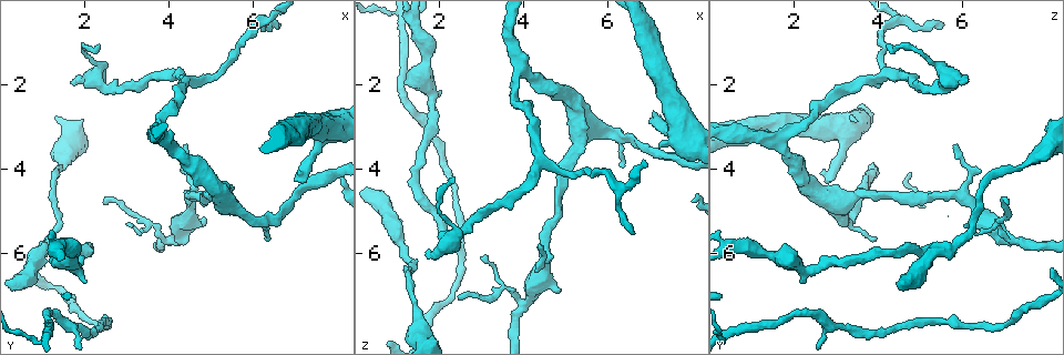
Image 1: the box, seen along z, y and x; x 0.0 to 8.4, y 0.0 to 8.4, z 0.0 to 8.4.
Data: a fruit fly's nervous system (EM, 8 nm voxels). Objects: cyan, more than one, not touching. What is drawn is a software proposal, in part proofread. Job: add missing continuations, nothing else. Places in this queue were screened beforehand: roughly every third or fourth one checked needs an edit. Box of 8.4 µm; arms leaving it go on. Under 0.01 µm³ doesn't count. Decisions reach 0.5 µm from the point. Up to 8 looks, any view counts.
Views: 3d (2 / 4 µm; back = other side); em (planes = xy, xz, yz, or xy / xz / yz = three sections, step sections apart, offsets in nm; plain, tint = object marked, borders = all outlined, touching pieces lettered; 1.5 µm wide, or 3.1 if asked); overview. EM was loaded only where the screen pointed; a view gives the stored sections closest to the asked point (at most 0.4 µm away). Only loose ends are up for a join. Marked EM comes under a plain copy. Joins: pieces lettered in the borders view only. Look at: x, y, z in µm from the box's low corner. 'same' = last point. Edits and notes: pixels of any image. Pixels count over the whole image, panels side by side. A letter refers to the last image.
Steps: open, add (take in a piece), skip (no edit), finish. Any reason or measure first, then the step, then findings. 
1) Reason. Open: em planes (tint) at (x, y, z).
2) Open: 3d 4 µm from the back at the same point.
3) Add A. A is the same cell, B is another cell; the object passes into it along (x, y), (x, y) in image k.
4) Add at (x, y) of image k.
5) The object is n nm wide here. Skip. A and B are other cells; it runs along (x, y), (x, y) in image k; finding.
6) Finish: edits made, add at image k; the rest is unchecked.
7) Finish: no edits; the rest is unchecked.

An open end. Open: 3d 4 µm at (2.15, 6.00, 5.80).

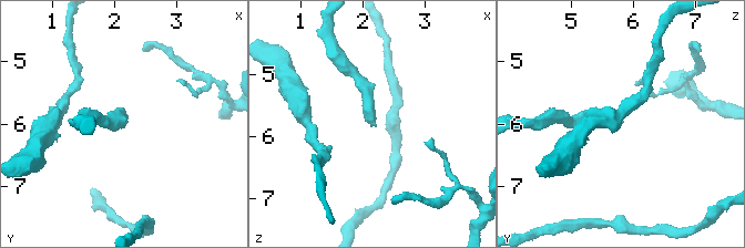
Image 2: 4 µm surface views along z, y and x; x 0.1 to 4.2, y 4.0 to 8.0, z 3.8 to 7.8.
Open: em planes (borders) at (2.15, 6.00, 5.80).

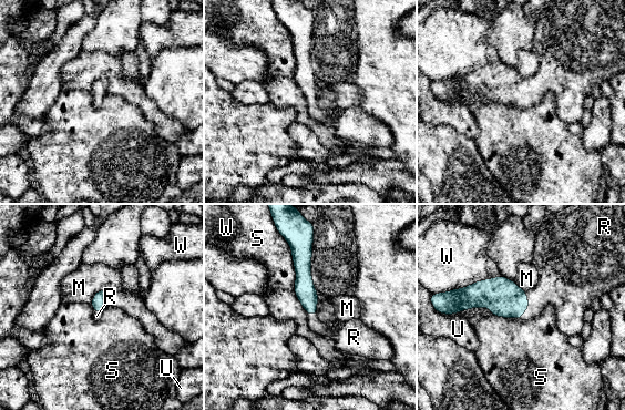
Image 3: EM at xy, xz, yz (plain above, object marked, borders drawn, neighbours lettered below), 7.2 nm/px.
Add R. R is the same cell, M, S, U and W are other cells; the neuron continues.

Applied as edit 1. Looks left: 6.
See it whole again. Open: overview.

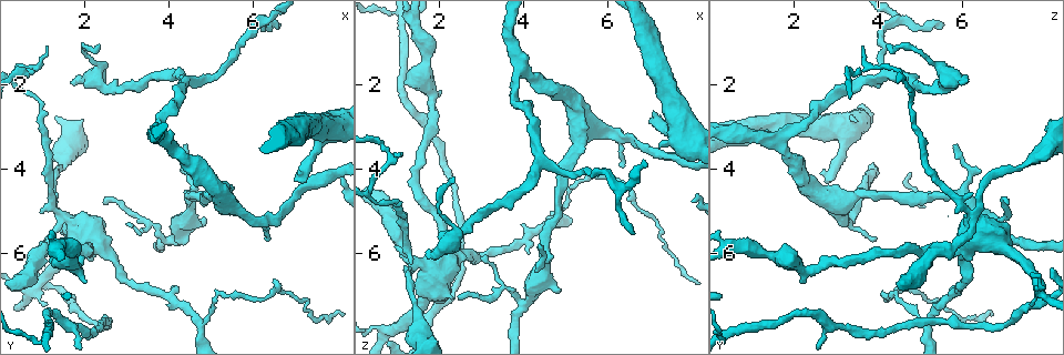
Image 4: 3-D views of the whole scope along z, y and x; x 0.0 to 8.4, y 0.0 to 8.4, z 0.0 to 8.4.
Free end. Open: em yz step 8 (tint) at (2.50, 4.85, 7.10).

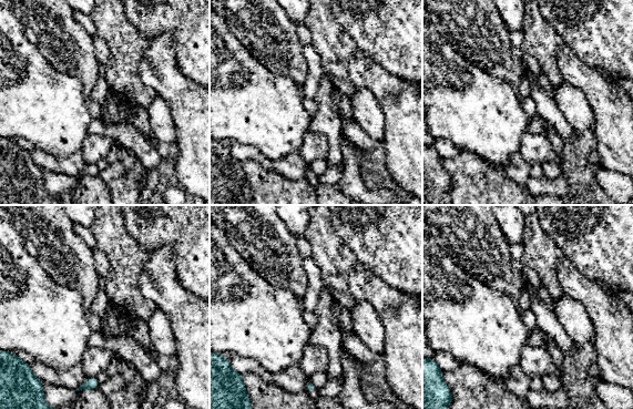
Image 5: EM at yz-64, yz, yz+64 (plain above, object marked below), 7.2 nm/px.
Another direction. Open: em planes (borders) at the same point.

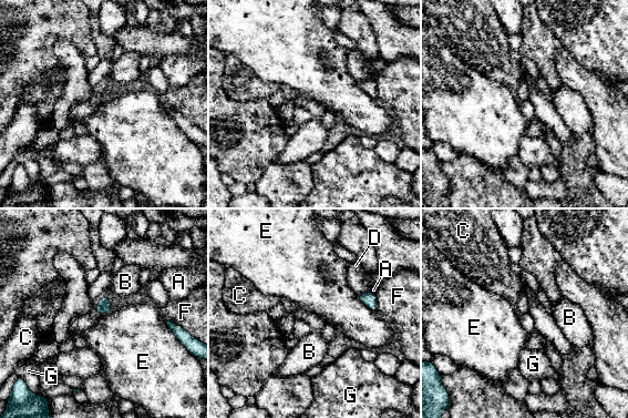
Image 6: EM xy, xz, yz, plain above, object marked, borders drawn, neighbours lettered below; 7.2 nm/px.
Skip. A, B, C, D, E, F and G are other cells; none of them fits.

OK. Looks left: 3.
Open: em yz step 4 (tint) at (1.70, 1.95, 5.90).

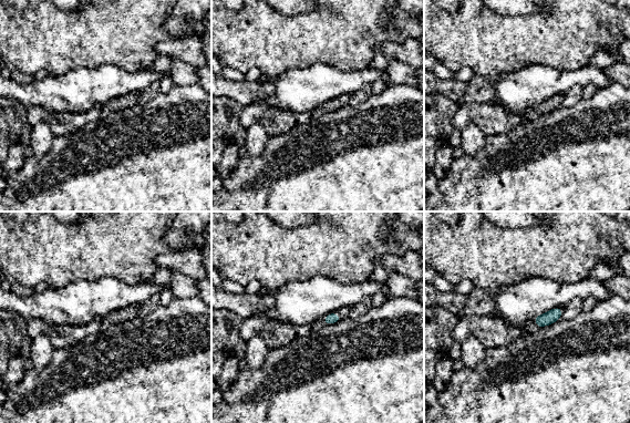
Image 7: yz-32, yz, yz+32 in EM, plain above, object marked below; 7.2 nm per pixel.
Open: em planes (borders) at the same point.

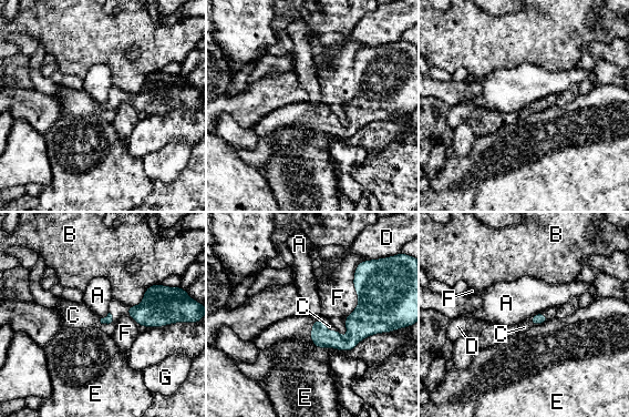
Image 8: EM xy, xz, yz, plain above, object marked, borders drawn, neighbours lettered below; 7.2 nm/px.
Add C. C is the same cell, A, B, D, E, F and G are other cells; the object passes into it along (109, 318), (111, 322), (78, 315) in image 8; it goes on there.

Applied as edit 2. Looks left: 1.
Finish: edits made, add at image 3, add at image 8; the rest is unchecked.

